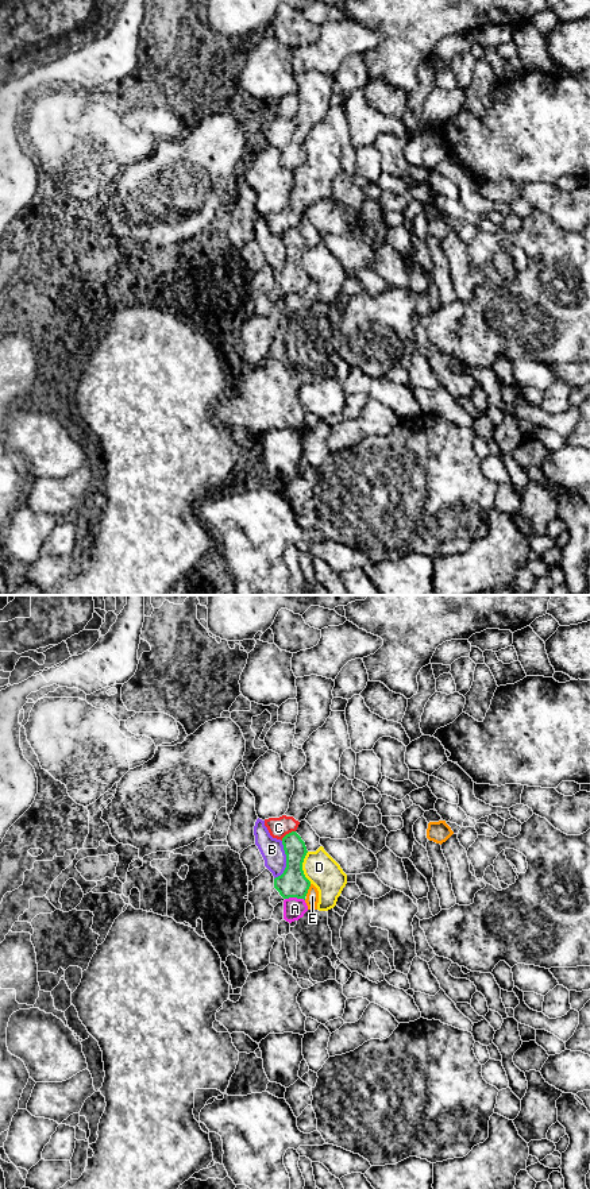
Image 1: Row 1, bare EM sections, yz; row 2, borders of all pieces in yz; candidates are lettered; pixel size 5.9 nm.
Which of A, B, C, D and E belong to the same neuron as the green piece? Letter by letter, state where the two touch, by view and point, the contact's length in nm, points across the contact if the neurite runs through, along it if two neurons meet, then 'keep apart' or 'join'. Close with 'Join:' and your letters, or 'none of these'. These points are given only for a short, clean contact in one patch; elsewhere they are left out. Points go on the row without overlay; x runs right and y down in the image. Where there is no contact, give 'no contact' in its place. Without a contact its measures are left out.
A: meets green in yz at (294, 292); contact 120 nm long; border along yz (285, 293), (301, 293), (304, 296); keep apart
B: meets green in yz at (286, 257); contact 240 nm long; keep apart
C: meets green in yz at (289, 228); contact 110 nm long; border along yz (294, 226), (281, 235); keep apart
D: meets green in yz at (301, 263); contact 190 nm long; keep apart
E: meets green in yz at (308, 284); contact 80 nm long; keep apart
Join: none of these

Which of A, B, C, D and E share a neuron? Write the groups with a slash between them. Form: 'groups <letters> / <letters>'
groups A E / B / C / D

